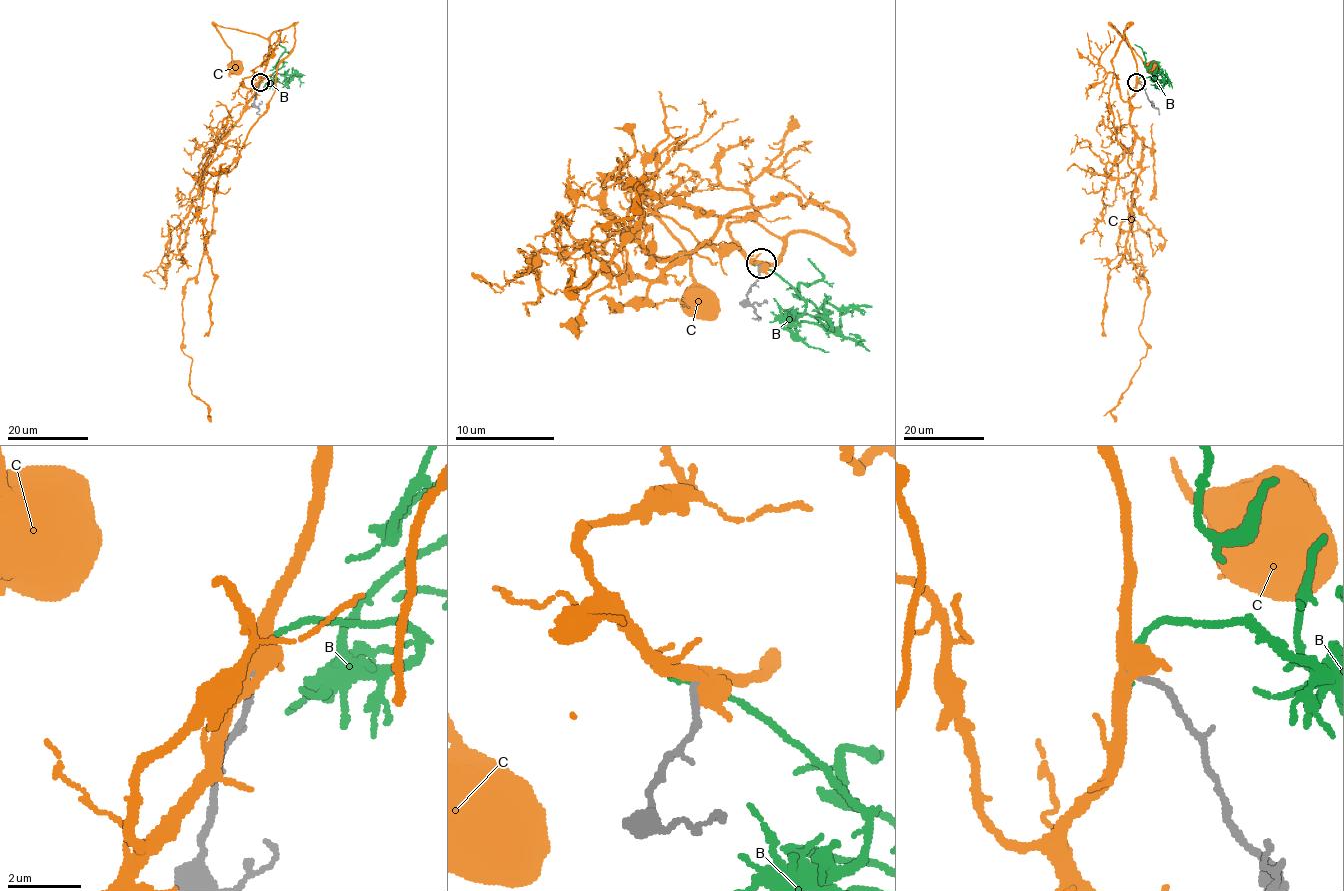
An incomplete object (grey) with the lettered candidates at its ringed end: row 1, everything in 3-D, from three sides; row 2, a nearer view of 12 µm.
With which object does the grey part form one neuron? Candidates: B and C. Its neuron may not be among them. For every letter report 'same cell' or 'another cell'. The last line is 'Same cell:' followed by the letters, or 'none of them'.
B: another cell
C: another cell
Same cell: none of them

